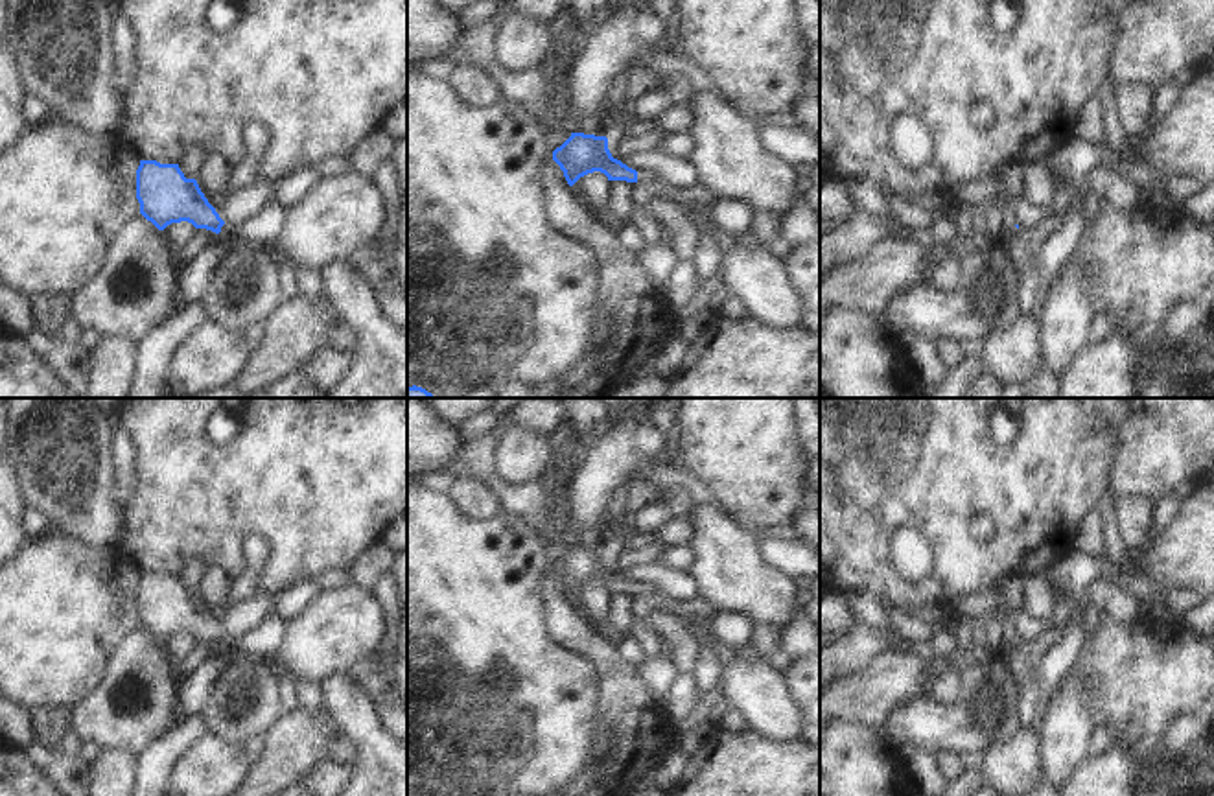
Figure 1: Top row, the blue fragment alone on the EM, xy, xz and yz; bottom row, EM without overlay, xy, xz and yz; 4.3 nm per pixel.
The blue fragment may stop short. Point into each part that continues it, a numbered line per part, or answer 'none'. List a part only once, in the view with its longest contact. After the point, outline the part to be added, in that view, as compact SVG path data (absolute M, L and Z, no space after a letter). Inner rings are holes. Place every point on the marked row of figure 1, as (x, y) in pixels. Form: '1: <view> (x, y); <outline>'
1: xy (242, 203); M254 181L251 186L225 195L225 205L216 212L225 221L219 234L228 234L236 225L274 201L278 182Z

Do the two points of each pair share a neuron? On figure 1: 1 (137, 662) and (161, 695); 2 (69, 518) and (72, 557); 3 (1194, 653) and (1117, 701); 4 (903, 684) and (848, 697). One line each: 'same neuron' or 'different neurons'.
1: same neuron
2: different neurons
3: same neuron
4: same neuron

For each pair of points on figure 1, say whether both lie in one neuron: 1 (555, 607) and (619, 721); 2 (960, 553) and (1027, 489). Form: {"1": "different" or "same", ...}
{"1": "same", "2": "same"}

